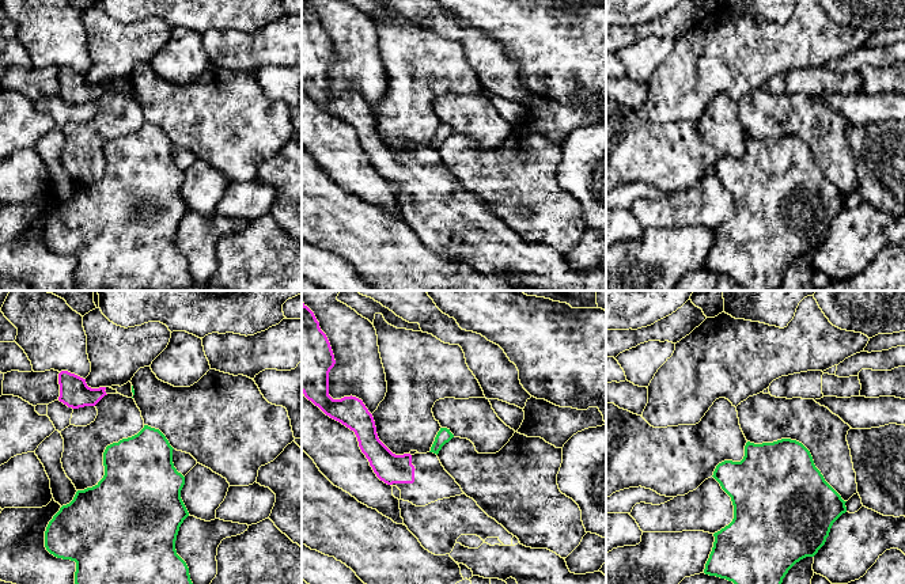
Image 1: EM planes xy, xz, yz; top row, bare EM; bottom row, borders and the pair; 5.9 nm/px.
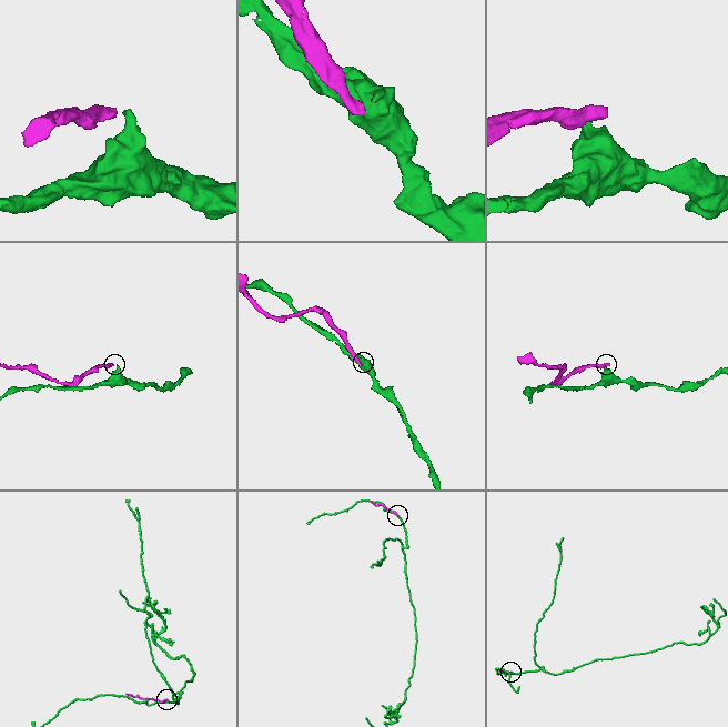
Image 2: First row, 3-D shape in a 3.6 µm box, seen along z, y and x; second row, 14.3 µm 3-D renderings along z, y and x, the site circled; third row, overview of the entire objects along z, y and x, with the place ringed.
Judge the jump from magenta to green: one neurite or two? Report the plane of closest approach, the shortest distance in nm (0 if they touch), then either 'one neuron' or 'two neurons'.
xz | 110 nm | two neurons

